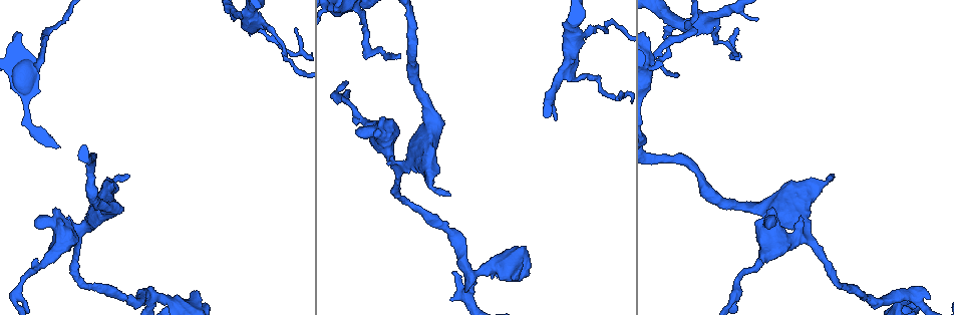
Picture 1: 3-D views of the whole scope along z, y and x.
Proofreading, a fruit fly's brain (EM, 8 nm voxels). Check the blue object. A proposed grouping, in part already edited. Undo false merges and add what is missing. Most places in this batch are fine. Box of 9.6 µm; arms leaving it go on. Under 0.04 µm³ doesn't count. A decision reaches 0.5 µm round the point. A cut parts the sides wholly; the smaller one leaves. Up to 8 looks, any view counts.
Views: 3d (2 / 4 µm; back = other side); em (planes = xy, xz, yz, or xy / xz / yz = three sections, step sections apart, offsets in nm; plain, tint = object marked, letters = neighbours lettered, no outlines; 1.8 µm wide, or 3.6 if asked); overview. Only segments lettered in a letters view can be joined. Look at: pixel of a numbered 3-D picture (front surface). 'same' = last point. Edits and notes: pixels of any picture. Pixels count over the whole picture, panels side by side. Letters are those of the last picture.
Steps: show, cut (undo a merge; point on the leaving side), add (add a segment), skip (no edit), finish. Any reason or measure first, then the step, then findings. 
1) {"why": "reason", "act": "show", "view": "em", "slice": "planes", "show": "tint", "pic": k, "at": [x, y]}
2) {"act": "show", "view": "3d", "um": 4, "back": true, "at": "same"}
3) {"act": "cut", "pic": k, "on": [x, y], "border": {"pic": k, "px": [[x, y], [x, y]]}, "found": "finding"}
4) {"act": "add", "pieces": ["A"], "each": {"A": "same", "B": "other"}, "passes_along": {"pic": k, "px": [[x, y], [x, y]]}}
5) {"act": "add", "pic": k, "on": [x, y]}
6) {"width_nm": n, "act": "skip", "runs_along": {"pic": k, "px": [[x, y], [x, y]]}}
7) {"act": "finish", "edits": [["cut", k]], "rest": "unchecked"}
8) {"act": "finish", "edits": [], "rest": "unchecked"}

{"why": "abrupt turn", "act": "show", "view": "em", "slice": "planes", "show": "letters", "pic": 1, "at": [788, 243]}

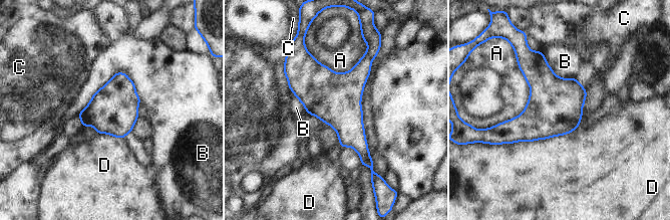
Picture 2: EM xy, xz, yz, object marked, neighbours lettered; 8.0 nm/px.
{"act": "skip", "each": {"A": "other", "B": "other", "C": "other", "D": "other"}, "border": {"pic": 2, "px": [[141, 99], [116, 72], [77, 116]]}, "found": "one neuron here"}

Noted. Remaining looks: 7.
{"why": "an open end", "act": "show", "view": "3d", "um": 2, "pic": 1, "at": [833, 175]}

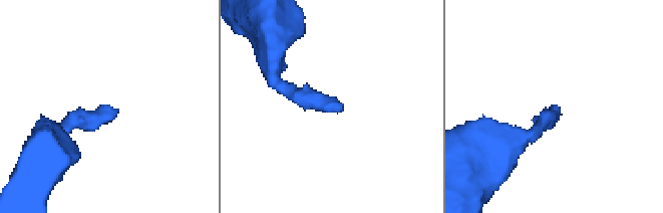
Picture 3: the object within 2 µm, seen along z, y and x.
{"why": "shape alone is not enough", "act": "show", "view": "em", "slice": "planes", "show": "tint", "pic": 3, "at": [337, 111]}

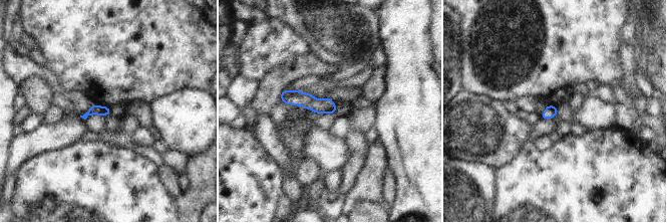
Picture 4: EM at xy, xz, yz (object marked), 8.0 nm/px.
{"act": "show", "view": "em", "slice": "planes", "show": "letters", "at": "same"}

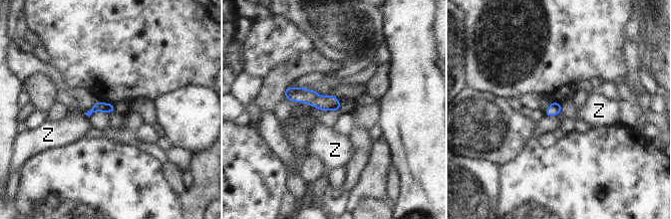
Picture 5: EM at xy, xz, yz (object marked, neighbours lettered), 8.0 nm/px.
{"longest_contact_nm": ["Z", 50], "act": "skip", "each": {"Z": "other"}, "border": {"pic": 5, "px": [[83, 114], [88, 116]]}, "found": "none of them fits"}

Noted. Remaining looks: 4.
{"why": "abrupt turn", "act": "show", "view": "3d", "um": 2, "pic": 1, "at": [897, 306]}

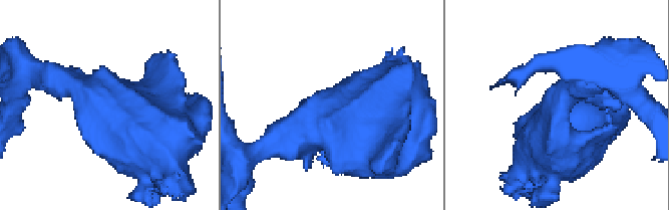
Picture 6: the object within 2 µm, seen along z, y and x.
{"why": "need the tissue", "act": "show", "view": "em", "slice": "xz", "step": 16, "show": "tint", "pic": 6, "at": [90, 98]}

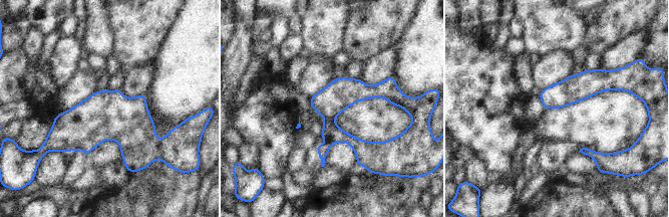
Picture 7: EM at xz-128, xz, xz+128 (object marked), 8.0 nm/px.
{"act": "show", "view": "em", "slice": "planes", "show": "letters", "at": "same"}

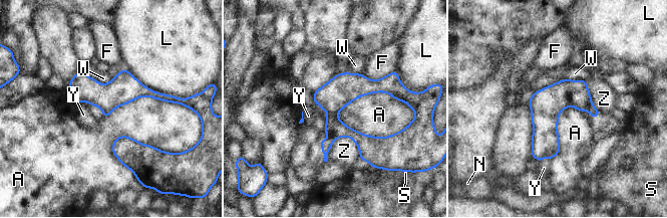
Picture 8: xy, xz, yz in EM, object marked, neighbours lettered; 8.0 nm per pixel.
{"longest_contact_nm": ["A", 550], "act": "skip", "each": {"A": "other", "F": "other", "L": "other", "N": "other", "S": "other", "W": "other", "Y": "other", "Z": "other"}, "found": "continuous, no second neuron"}

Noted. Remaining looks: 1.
{"act": "finish", "edits": [], "rest": "unchecked"}

